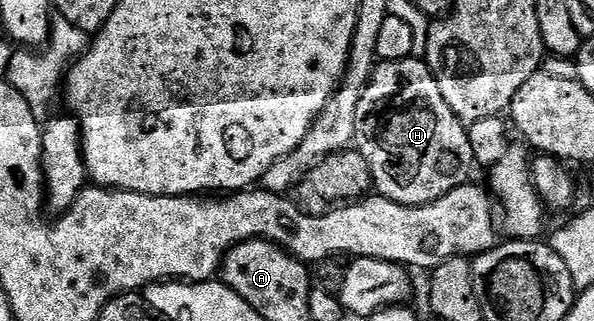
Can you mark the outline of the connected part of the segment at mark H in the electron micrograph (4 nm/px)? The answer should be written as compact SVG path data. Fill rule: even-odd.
M422 59L379 60L375 67L371 69L369 82L364 86L361 98L357 102L357 122L355 123L355 138L353 144L358 152L365 158L365 162L369 162L374 191L378 193L378 195L385 197L386 200L392 200L405 206L421 206L422 204L433 202L445 194L449 194L449 190L466 184L472 179L471 166L473 167L476 161L473 156L473 149L469 144L468 125L459 120L457 114L453 114L453 110L449 110L449 102L439 99L440 94L441 86L436 82L430 66ZM367 107L375 108L375 116L370 116L370 114L367 113Z

